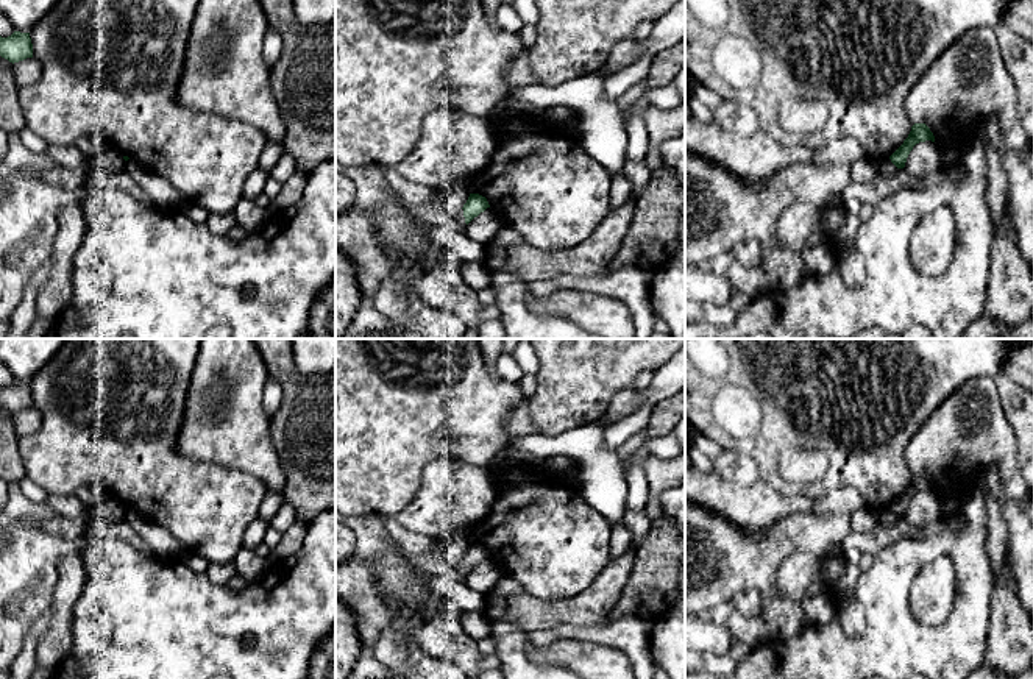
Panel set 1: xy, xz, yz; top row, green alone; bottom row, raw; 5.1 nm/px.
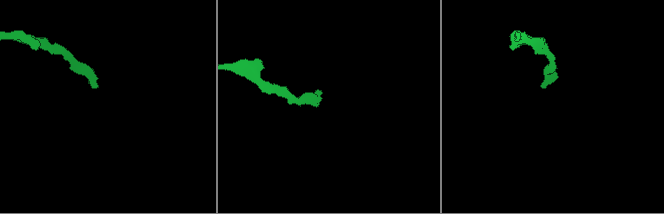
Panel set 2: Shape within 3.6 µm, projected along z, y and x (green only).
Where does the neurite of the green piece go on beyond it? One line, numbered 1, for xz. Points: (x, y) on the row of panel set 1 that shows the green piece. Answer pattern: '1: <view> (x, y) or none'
1: none

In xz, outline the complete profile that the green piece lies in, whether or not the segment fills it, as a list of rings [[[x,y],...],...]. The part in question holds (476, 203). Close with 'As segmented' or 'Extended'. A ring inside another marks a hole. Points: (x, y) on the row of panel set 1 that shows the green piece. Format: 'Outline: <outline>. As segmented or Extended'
Outline: [[[470,194],[467,203],[462,208],[465,223],[468,225],[474,217],[477,217],[487,208],[490,208],[490,204],[485,197],[479,195],[479,194]]]. As segmented

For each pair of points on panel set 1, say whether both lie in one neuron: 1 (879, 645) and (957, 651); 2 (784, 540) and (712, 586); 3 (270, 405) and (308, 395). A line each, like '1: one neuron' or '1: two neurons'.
1: one neuron
2: one neuron
3: two neurons

